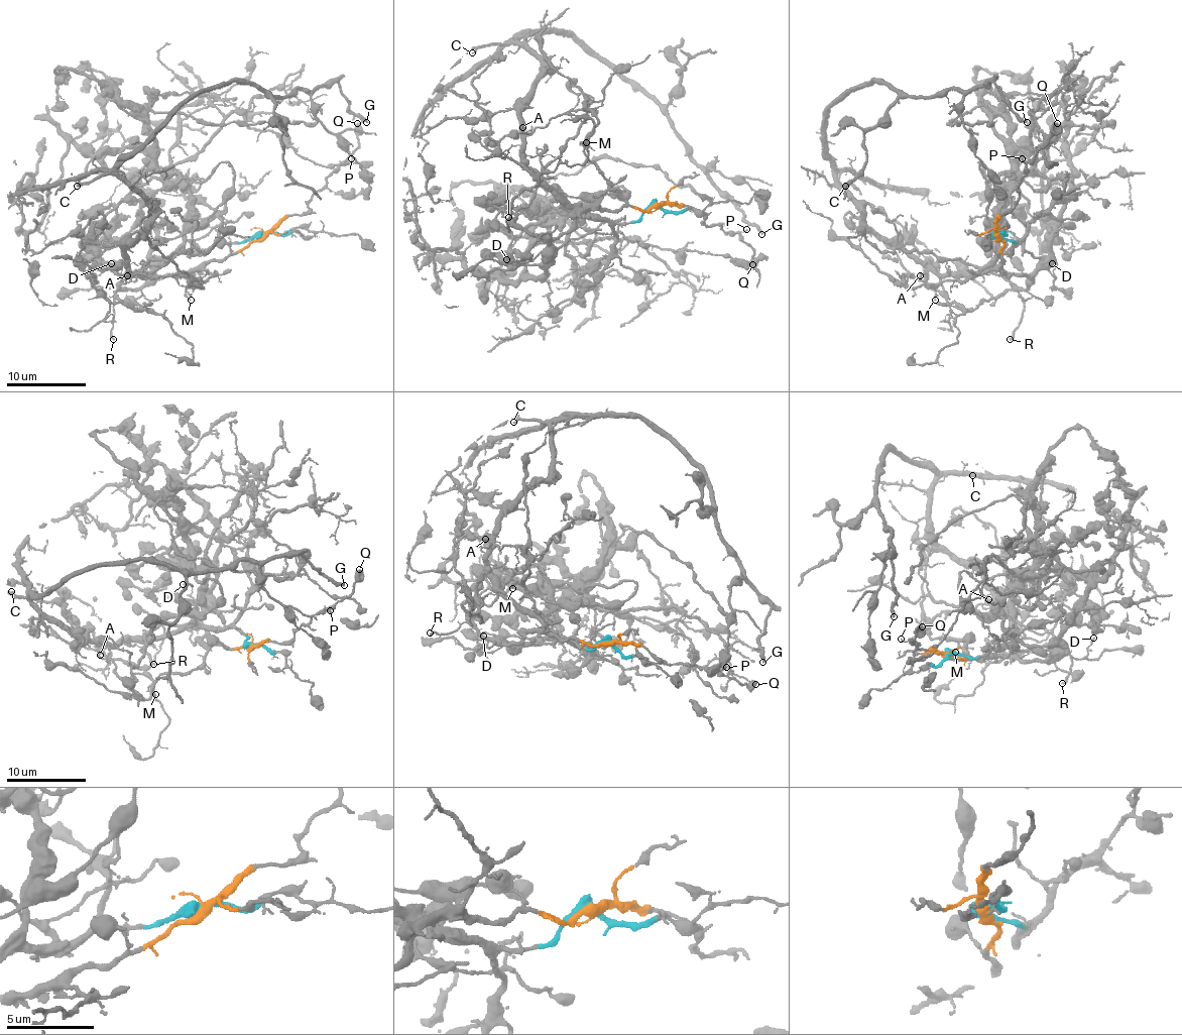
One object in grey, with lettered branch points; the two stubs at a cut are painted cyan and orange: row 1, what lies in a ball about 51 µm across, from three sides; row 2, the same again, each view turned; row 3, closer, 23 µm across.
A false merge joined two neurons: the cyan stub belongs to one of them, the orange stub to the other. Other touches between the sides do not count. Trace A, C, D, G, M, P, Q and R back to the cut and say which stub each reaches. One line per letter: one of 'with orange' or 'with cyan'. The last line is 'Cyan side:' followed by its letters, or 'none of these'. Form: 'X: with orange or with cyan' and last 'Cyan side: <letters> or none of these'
A: with cyan
C: with cyan
D: with orange
G: with cyan
M: with orange
P: with orange
Q: with orange
R: with orange
Cyan side: A, C, G

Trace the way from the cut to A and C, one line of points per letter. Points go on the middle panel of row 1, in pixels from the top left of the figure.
A: (658, 206), (652, 206), (635, 221), (627, 223), (610, 223), (602, 217), (576, 211), (528, 163), (522, 126)
C: (658, 206), (635, 221), (610, 223), (576, 211), (528, 163), (520, 110), (545, 67), (507, 43), (471, 53)

